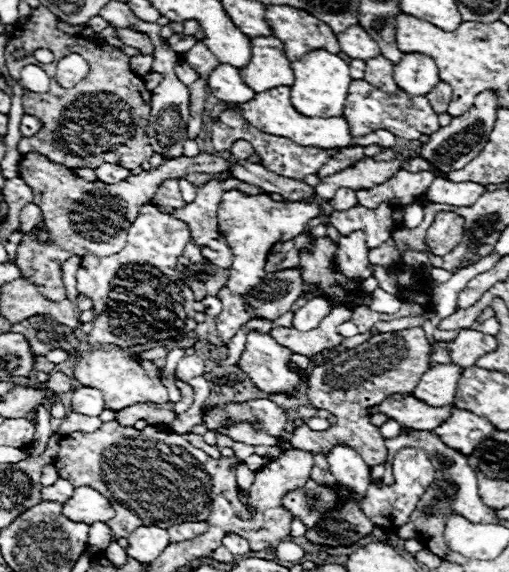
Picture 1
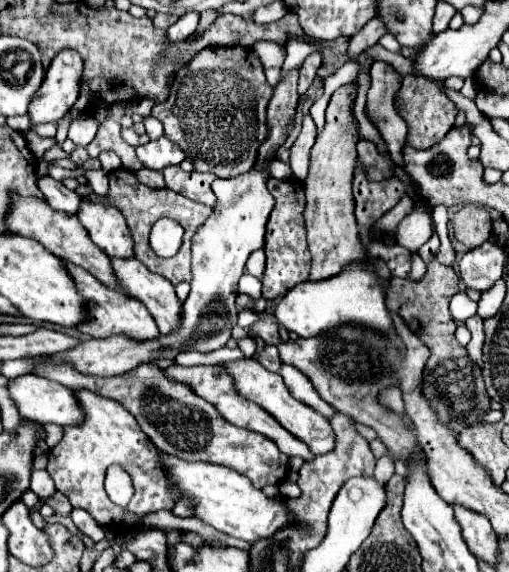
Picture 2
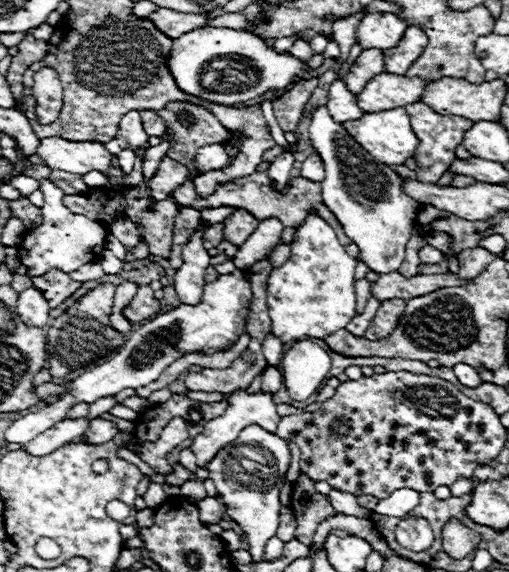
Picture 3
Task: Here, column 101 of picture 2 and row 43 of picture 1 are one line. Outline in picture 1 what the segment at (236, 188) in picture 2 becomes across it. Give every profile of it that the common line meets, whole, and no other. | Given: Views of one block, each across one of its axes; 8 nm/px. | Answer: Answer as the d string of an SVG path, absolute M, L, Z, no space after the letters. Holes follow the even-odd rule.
M352 26L346 30L346 34L338 34L338 44L340 50L356 60L370 60L380 56L380 48L378 44L360 28L360 26Z

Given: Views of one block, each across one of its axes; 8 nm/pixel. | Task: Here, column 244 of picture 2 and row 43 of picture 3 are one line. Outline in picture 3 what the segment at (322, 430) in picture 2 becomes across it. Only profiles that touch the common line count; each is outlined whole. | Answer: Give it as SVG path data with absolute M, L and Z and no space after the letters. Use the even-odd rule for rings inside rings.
M386 12L366 14L356 30L356 40L364 50L366 48L386 50L394 48L402 40L406 28L408 24L400 20L396 14L386 14Z

